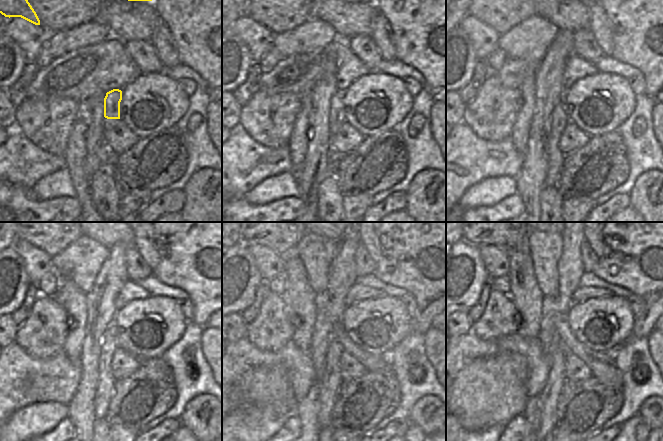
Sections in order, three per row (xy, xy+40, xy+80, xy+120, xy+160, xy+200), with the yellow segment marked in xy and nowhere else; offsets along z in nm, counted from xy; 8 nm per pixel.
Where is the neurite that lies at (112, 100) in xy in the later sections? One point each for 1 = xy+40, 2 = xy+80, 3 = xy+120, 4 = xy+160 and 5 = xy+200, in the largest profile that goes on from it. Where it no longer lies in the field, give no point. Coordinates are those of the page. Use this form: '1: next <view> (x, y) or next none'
1: next xy+40 (336, 115)
2: next xy+80 (560, 113)
3: next xy+120 (109, 341)
4: next xy+160 (334, 350)
5: next xy+200 (556, 353)

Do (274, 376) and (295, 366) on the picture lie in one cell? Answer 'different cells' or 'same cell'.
different cells

